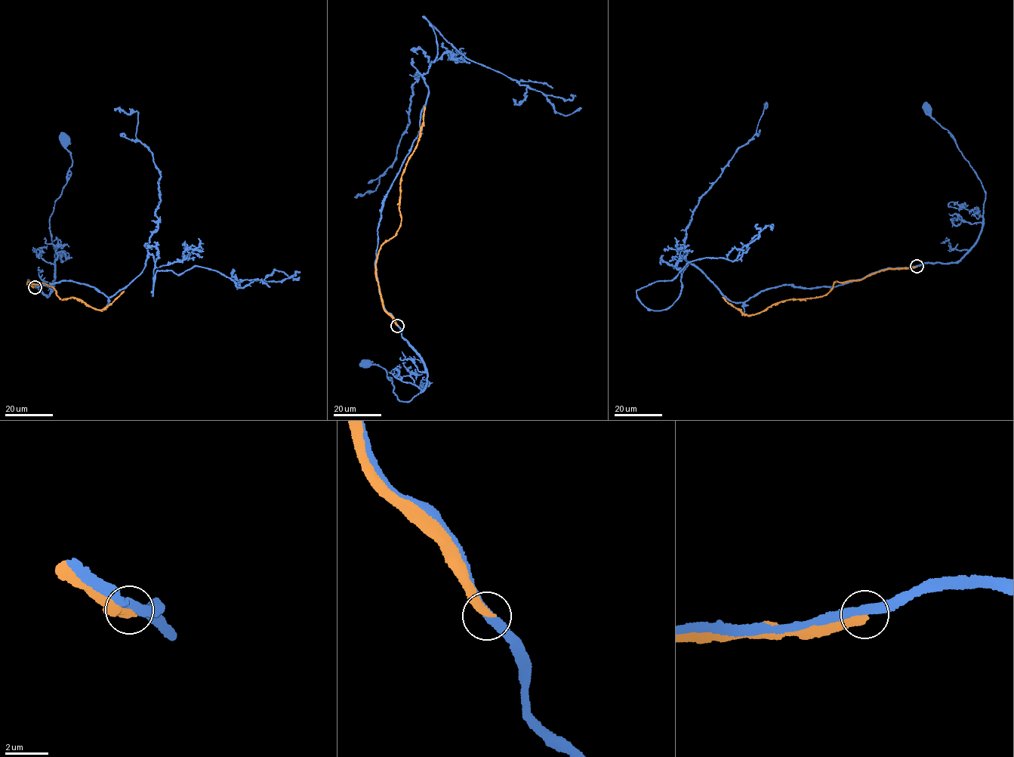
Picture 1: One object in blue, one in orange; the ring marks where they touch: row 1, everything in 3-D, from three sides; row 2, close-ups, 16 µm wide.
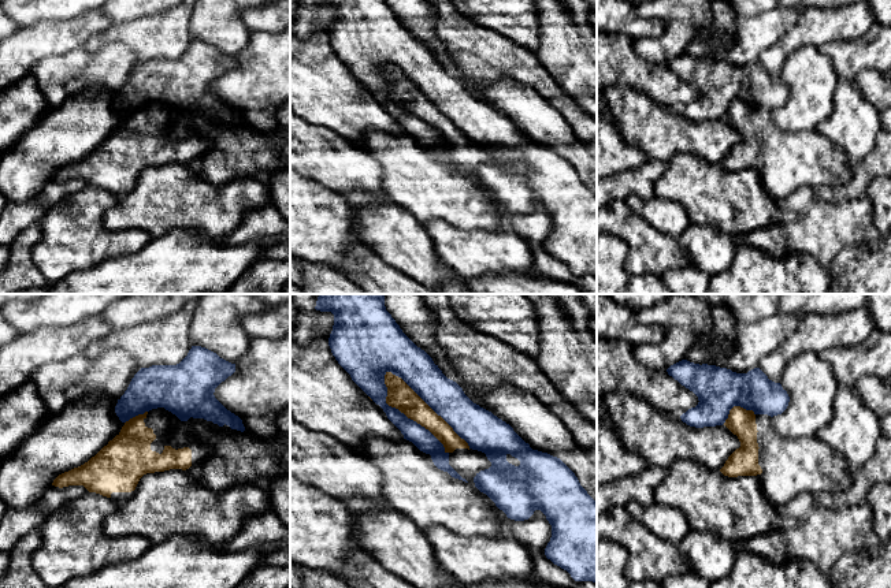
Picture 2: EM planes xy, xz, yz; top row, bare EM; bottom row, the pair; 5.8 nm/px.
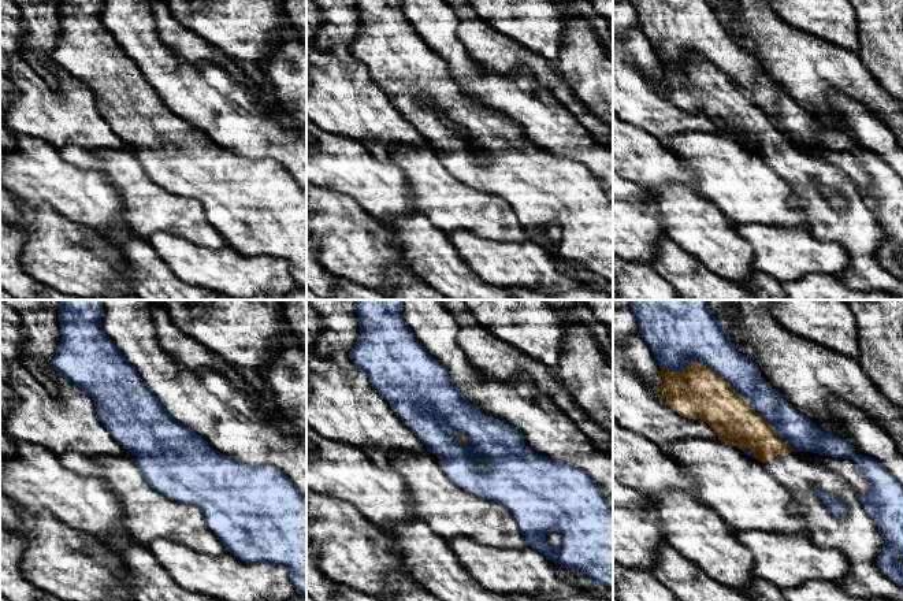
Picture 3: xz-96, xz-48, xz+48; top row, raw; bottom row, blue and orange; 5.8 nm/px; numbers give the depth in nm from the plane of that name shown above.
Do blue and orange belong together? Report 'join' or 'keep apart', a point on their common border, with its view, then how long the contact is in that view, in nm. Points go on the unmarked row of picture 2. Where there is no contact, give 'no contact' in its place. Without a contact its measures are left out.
keep apart | xz (429, 99) | 650 nm

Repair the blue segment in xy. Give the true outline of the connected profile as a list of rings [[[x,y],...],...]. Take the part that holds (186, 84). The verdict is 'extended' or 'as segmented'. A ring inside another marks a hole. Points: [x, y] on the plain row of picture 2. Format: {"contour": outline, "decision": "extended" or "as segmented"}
{"contour": [[[192,40],[177,59],[141,62],[118,93],[115,107],[126,116],[152,103],[164,101],[181,115],[204,112],[244,126],[242,113],[214,89],[215,82],[234,66],[235,57],[205,41]]], "decision": "as segmented"}

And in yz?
{"contour": [[[682,53],[668,68],[698,90],[698,98],[680,109],[690,120],[723,119],[734,100],[771,111],[782,108],[790,96],[787,85],[760,63],[736,67],[727,62]]], "decision": "as segmented"}

